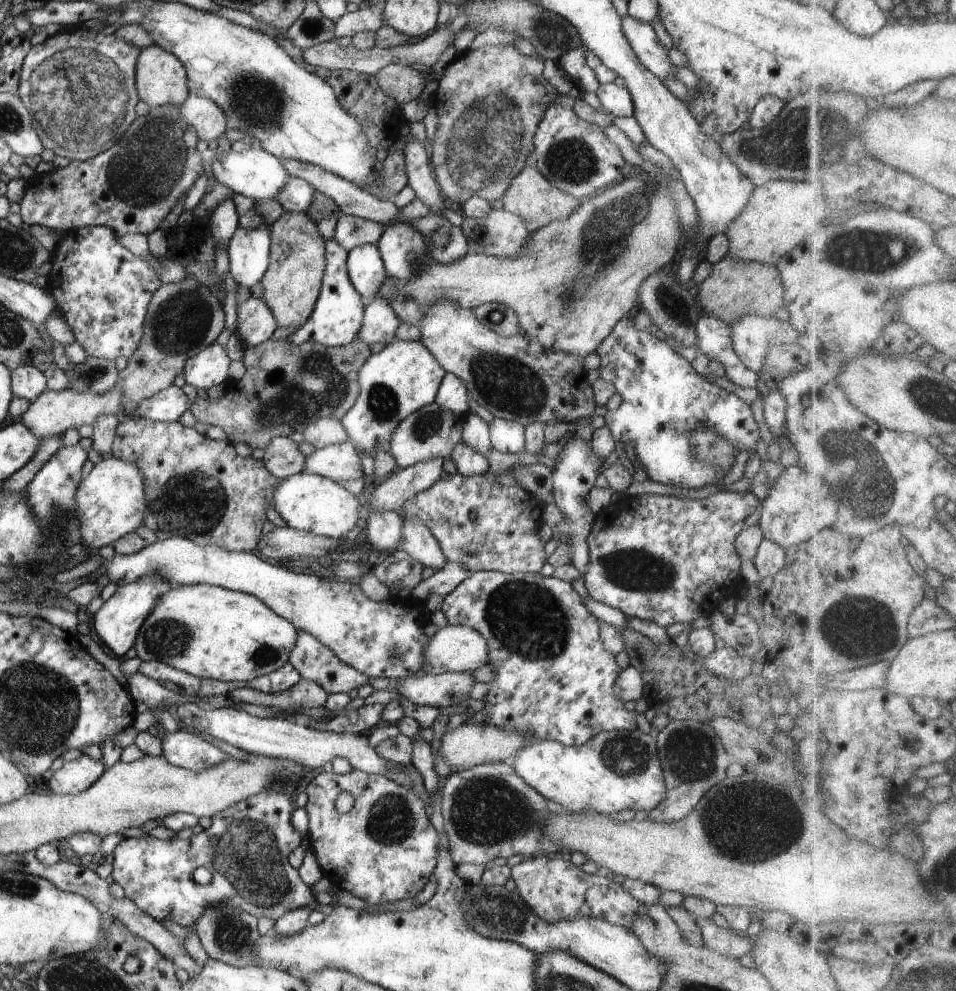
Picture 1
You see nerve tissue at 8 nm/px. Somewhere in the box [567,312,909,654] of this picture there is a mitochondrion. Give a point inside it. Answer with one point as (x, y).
(876, 489)

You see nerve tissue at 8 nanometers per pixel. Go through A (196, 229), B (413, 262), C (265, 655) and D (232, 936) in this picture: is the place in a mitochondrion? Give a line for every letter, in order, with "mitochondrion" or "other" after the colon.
A: other
B: mitochondrion
C: mitochondrion
D: mitochondrion

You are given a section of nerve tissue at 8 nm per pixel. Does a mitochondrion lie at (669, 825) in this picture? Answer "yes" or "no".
no

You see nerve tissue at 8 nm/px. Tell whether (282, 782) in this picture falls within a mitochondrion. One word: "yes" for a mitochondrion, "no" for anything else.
no

